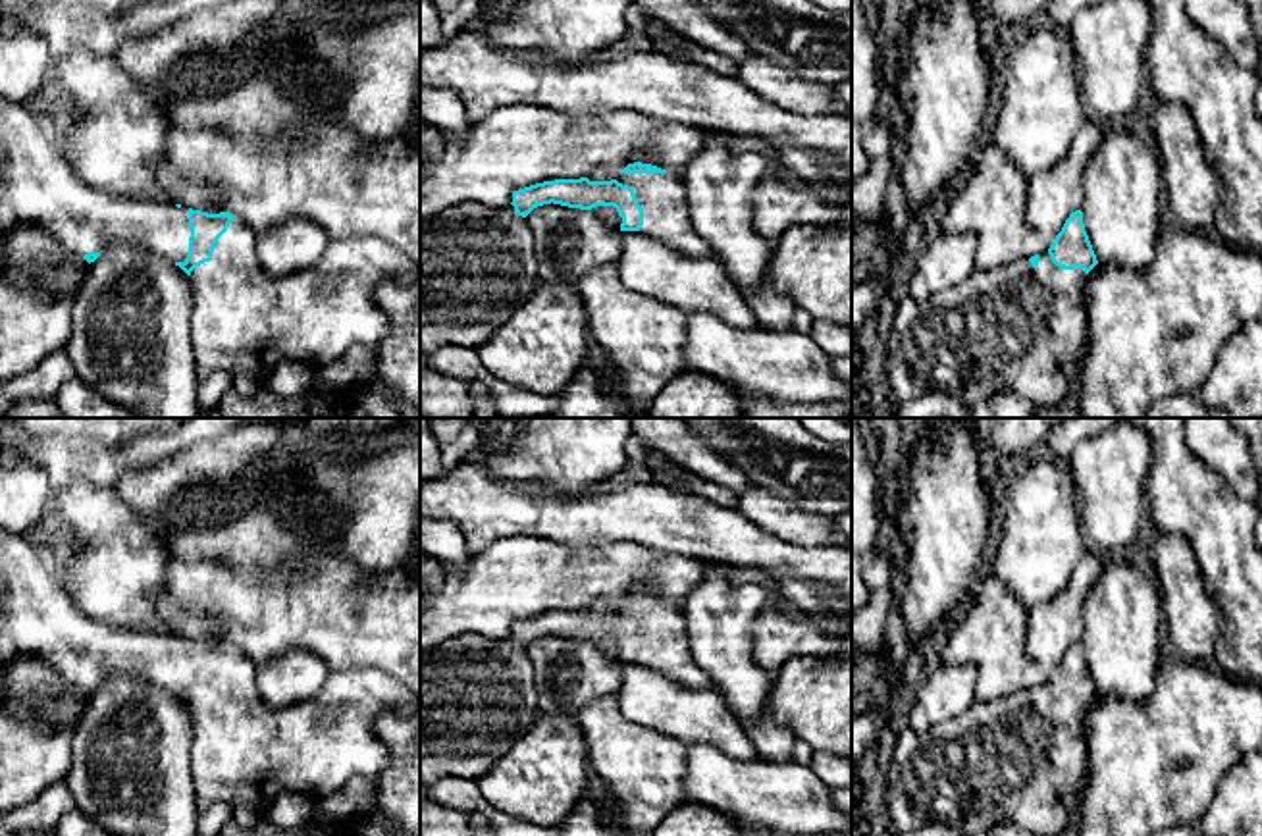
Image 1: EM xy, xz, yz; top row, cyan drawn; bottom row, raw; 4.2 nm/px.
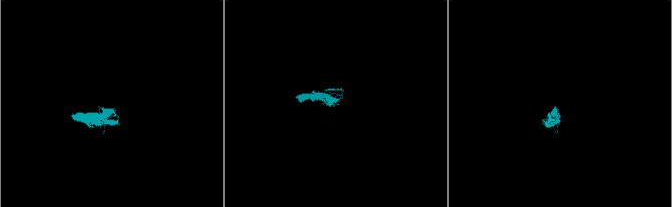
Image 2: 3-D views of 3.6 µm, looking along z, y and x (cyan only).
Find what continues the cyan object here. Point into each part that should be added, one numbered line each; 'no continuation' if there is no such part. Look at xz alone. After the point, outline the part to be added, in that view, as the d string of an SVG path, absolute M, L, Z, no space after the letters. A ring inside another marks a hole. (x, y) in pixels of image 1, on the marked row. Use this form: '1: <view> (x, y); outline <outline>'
1: xz (663, 197); outline M593 171L590 181L617 179L634 189L644 208L640 233L661 241L665 247L690 256L715 256L713 248L696 233L684 177L676 173L611 173Z
2: xz (609, 214); outline M595 206L590 212L597 214L599 218L603 218L607 223L613 223L617 227L620 227L622 218L618 216L615 206Z

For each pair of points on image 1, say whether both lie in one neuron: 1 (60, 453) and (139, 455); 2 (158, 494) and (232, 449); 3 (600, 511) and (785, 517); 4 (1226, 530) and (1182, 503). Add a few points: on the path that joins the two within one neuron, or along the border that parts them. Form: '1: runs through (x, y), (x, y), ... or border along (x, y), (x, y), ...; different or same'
1: runs through (79, 457), (120, 457); same
2: runs through (176, 484), (201, 469), (214, 467); same
3: border along (735, 509), (781, 540); different
4: runs through (1214, 521), (1193, 503); same

